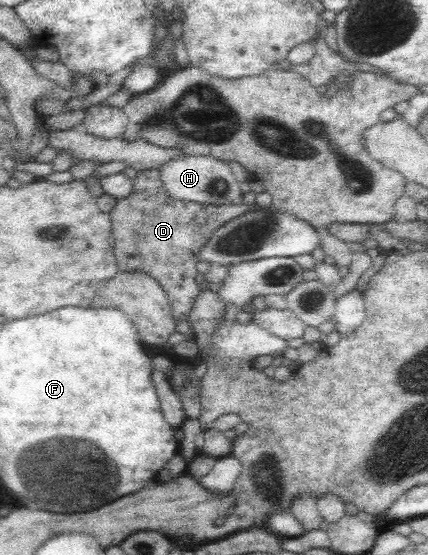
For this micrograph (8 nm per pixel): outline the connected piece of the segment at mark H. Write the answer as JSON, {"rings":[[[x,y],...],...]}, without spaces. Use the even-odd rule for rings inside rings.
{"rings":[[[184,155],[167,160],[159,171],[163,187],[172,198],[214,206],[241,202],[243,193],[240,192],[238,180],[225,161],[211,156]]]}

